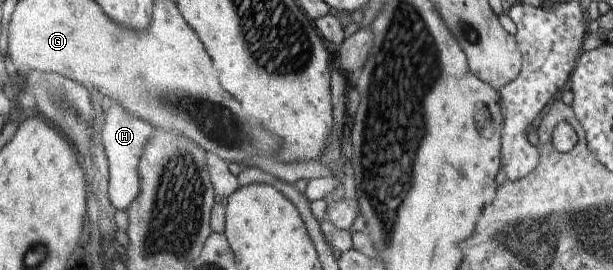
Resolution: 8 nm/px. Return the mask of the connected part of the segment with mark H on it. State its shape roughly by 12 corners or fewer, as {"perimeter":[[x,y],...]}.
{"perimeter":[[112,102],[101,130],[109,199],[140,192],[139,160],[154,128]]}

